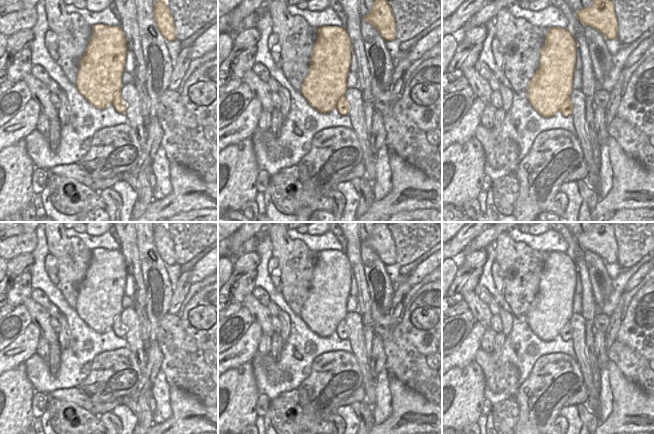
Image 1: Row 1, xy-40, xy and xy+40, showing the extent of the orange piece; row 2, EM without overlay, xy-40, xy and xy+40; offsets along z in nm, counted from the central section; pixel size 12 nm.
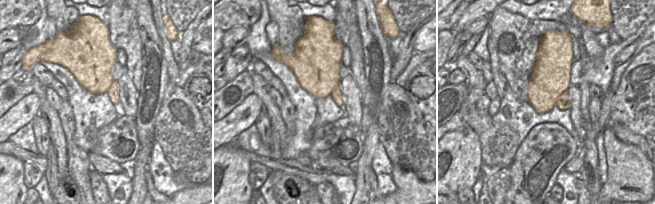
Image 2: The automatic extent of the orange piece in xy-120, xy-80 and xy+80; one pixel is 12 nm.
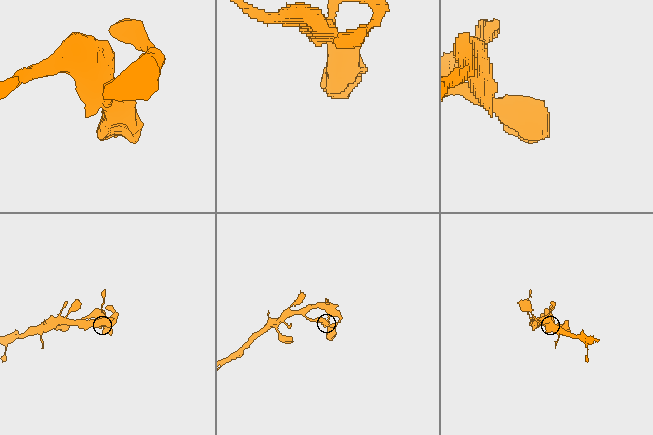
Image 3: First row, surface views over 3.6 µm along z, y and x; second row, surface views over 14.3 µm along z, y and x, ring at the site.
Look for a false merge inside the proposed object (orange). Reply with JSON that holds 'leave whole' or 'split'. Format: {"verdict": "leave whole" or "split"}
{"verdict": "leave whole"}

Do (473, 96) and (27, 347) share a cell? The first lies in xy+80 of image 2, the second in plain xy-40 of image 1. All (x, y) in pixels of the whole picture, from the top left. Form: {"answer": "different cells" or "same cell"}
{"answer": "same cell"}

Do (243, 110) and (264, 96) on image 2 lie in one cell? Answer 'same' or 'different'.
different

